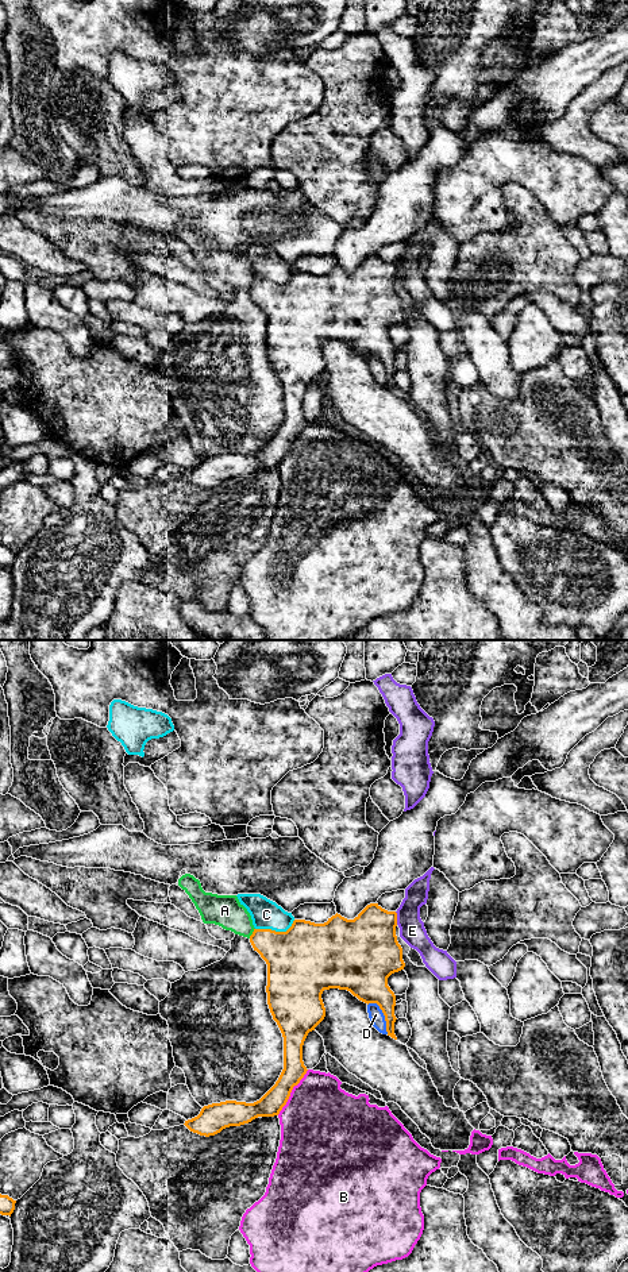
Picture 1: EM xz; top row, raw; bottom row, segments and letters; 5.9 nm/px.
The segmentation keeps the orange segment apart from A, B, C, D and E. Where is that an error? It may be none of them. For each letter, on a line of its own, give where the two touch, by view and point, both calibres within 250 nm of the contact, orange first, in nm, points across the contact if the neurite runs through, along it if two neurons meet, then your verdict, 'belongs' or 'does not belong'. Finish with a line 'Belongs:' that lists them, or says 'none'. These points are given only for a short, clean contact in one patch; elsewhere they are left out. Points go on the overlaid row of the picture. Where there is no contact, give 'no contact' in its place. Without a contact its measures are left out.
A: contact xz (253, 933); calibres 280 and 190 nm; border xz (254, 928), (249, 937); does not belong
B: contact xz (291, 1091); calibres 140 and 460 nm; does not belong
C: contact xz (274, 931); calibres 420 and 180 nm; border xz (295, 920), (285, 931), (255, 929); does not belong
D: contact xz (384, 1014); calibres 260 and 90 nm; does not belong
E: contact xz (396, 918); calibres 380 and 150 nm; does not belong
Belongs: none

